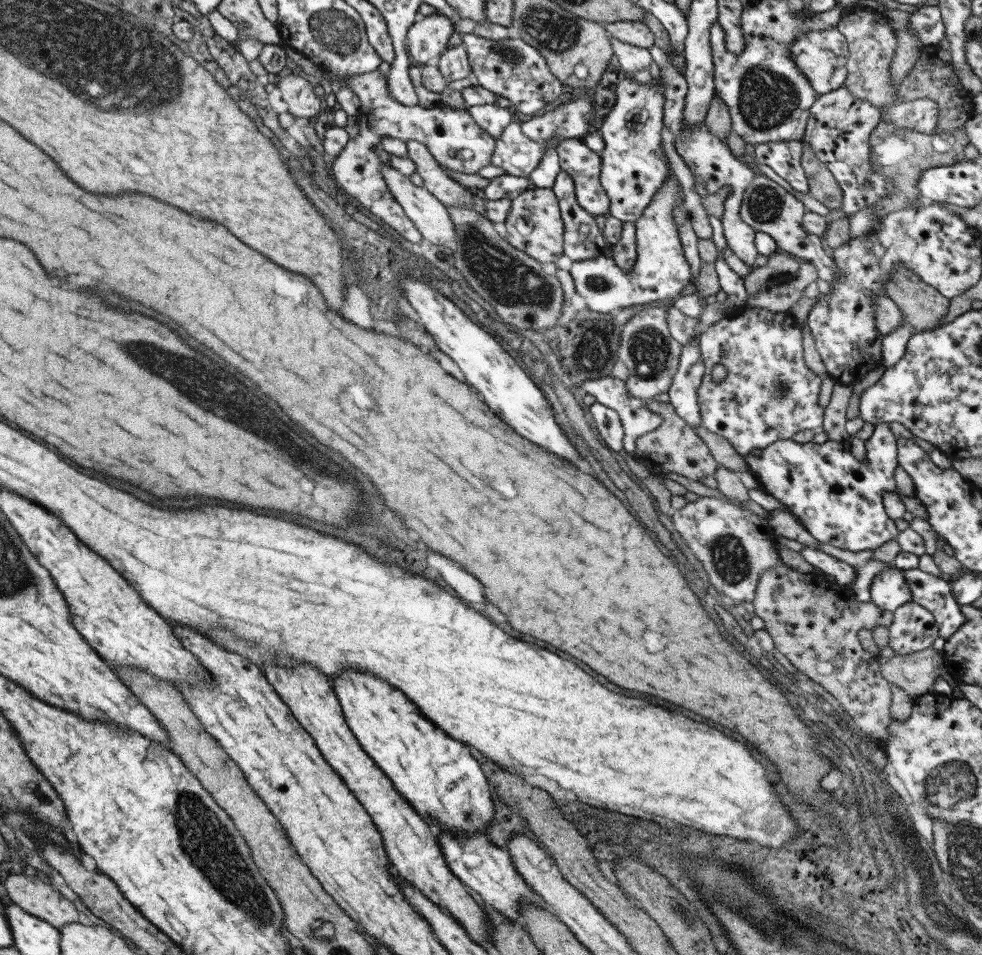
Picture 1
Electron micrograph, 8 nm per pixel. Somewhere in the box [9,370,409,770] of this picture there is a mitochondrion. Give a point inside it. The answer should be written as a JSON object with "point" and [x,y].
{"point":[245,641]}

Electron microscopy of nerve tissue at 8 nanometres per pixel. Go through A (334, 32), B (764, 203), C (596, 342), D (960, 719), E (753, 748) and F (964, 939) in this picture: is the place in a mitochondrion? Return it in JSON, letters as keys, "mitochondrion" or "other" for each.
{"A":"mitochondrion","B":"mitochondrion","C":"mitochondrion","D":"other","E":"other","F":"mitochondrion"}

